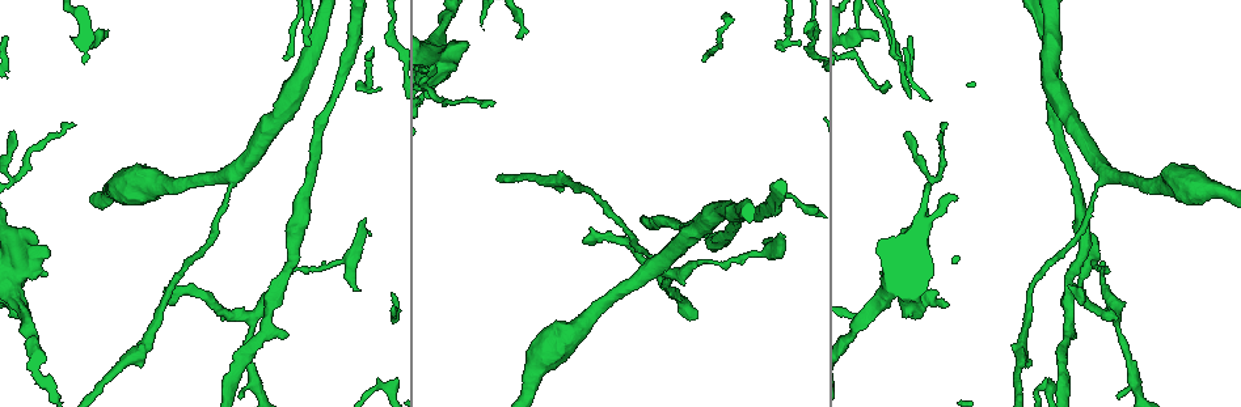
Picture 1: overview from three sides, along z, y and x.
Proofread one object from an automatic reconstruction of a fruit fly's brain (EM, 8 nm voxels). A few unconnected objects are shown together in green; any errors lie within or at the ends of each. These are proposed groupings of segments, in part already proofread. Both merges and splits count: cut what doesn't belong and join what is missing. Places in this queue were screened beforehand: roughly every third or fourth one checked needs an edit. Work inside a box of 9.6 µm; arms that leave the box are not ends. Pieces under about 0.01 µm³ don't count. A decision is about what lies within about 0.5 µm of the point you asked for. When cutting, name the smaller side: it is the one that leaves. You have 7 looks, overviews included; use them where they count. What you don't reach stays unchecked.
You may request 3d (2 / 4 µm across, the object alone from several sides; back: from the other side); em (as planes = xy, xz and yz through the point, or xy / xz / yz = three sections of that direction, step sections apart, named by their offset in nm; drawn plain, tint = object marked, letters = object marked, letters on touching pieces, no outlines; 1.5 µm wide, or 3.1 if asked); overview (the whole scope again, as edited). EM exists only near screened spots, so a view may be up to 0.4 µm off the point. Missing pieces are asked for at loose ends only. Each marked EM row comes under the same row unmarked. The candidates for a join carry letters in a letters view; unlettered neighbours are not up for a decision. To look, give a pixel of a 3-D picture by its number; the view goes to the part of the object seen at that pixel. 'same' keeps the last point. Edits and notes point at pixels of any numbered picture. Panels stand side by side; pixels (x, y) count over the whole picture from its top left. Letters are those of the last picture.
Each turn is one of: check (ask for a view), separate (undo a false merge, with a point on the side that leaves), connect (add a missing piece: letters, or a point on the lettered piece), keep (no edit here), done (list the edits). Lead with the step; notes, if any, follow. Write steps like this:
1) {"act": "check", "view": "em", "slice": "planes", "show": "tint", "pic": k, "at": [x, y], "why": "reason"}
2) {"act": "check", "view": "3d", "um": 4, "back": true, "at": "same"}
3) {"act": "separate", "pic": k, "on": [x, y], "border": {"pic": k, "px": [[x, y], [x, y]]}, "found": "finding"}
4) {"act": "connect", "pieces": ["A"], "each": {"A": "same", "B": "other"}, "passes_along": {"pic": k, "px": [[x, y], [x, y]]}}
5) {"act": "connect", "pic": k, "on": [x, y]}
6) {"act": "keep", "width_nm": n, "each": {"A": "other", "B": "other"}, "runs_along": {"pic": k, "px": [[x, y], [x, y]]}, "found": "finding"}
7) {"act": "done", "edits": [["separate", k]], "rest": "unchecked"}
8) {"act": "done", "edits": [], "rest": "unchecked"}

{"act": "check", "view": "em", "slice": "planes", "show": "letters", "pic": 1, "at": [252, 317], "why": "three-way junction"}

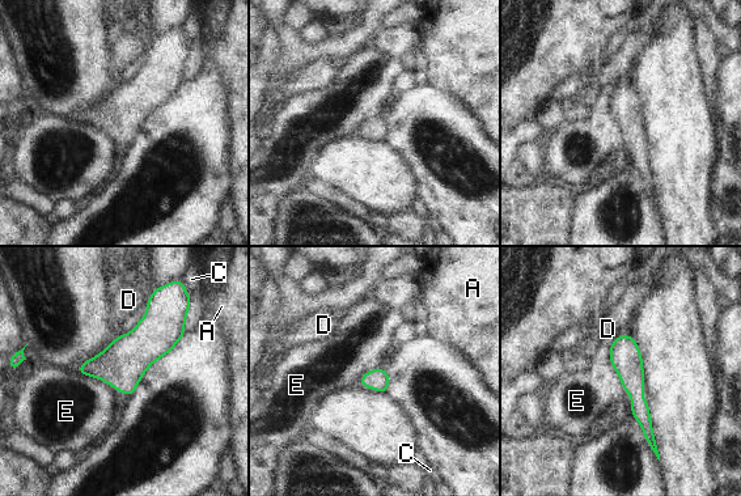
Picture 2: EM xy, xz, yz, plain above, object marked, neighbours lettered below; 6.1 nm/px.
{"act": "keep", "width_nm": 190, "each": {"A": "other", "C": "other", "D": "other", "E": "other"}, "border": {"pic": 2, "px": [[608, 348], [610, 365], [630, 397]]}, "found": "one neuron here"}

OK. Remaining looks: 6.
{"act": "check", "view": "3d", "um": 4, "pic": 1, "at": [913, 318], "why": "stops while still wide"}

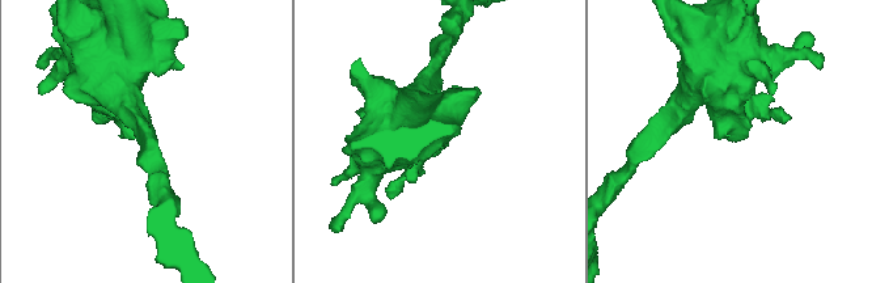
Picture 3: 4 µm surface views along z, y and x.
{"act": "check", "view": "em", "slice": "planes", "show": "letters", "pic": 3, "at": [730, 139]}

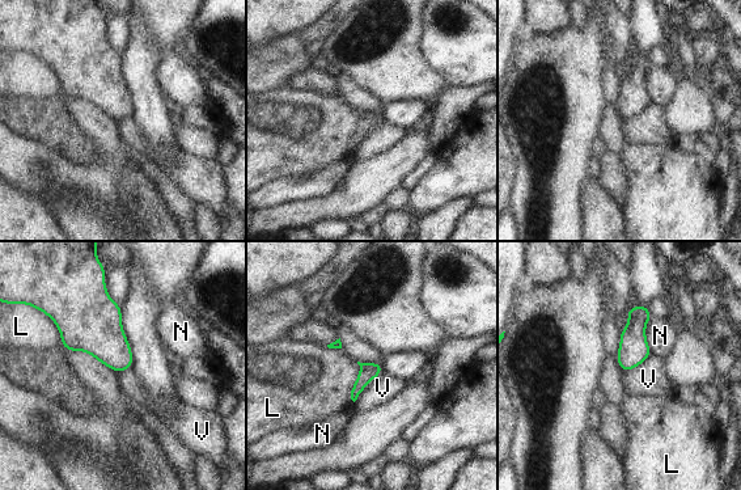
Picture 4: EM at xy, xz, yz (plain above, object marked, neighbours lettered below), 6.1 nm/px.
{"act": "keep", "each": {"L": "other", "N": "other", "V": "other"}, "border": {"pic": 4, "px": [[382, 371], [364, 388], [354, 402]]}, "found": "no lettered piece goes on from it"}

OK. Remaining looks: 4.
{"act": "check", "view": "3d", "um": 4, "pic": 1, "at": [73, 123]}

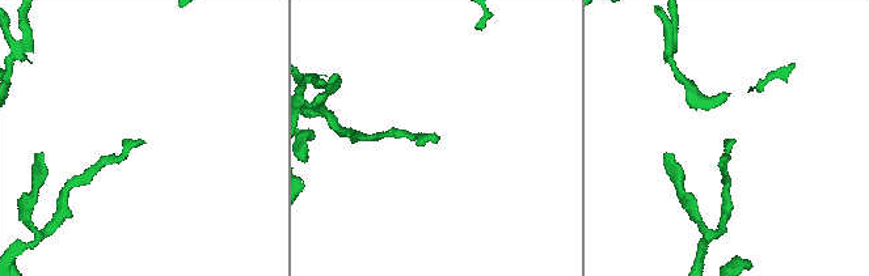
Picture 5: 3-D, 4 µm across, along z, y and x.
{"act": "check", "view": "em", "slice": "xz", "step": 4, "show": "tint", "pic": 5, "at": [142, 141]}

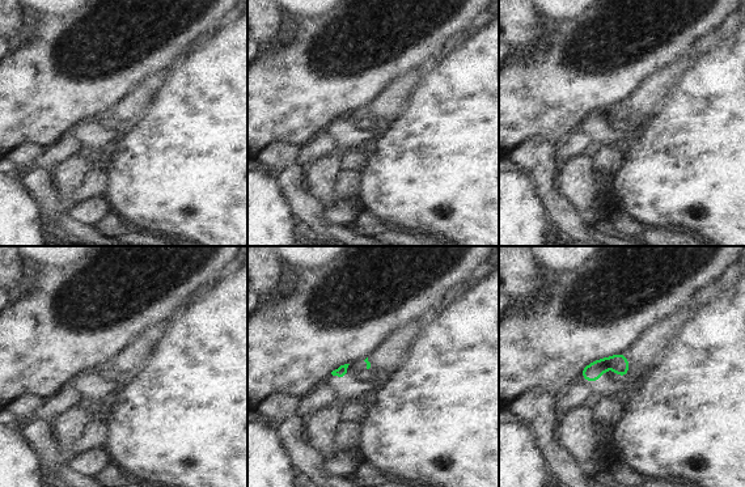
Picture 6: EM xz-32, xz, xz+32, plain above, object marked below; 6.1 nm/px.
{"act": "check", "view": "em", "slice": "planes", "show": "letters", "at": "same", "why": "cut it another way"}

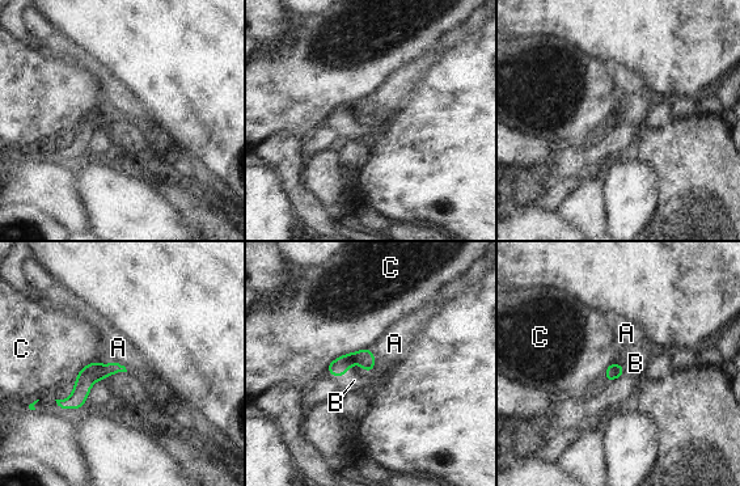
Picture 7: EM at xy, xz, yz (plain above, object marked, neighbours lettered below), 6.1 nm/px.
{"act": "connect", "pieces": ["B"], "each": {"A": "other", "B": "same", "C": "other"}, "found": "the neuron continues"}

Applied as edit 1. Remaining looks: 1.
{"act": "done", "edits": [["connect", 7]], "rest": "unchecked"}

